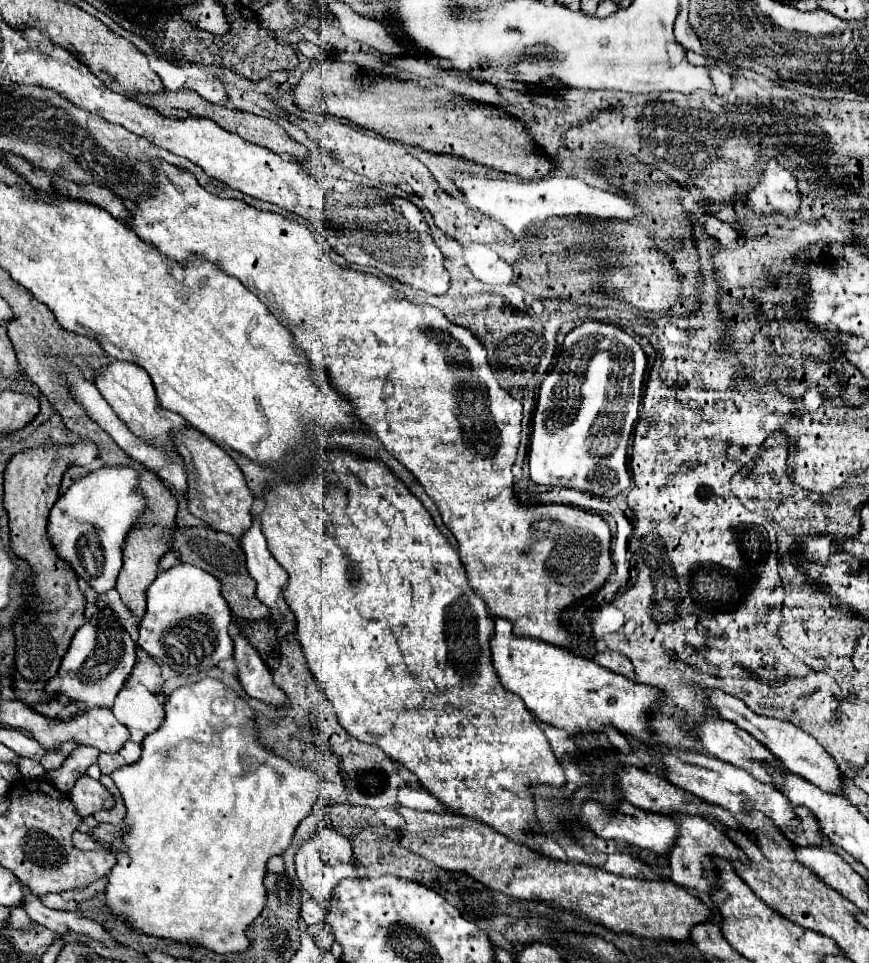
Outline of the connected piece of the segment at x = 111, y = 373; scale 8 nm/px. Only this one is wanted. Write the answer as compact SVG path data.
M113 360L107 368L101 368L95 386L101 396L113 406L115 414L119 414L119 418L123 418L123 422L127 422L127 426L131 426L131 430L139 434L139 438L151 438L151 442L159 442L159 446L171 446L171 450L177 450L175 442L171 442L171 430L185 430L189 426L187 422L183 422L183 418L179 418L179 414L159 406L153 382L145 370L131 362Z

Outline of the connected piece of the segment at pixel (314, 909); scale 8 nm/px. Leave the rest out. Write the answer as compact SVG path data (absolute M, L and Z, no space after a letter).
M313 898L303 902L303 906L301 906L301 918L305 920L305 924L319 924L319 922L323 922L323 914L325 914L323 906L319 902L315 902Z

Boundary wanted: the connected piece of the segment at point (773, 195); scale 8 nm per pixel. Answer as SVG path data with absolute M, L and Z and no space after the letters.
M771 158L761 174L761 180L747 188L747 198L743 204L759 218L775 212L795 218L801 206L801 192L793 172L779 166L777 158Z

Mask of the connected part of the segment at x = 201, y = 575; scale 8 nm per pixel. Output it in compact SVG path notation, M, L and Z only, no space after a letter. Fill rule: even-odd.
M177 564L161 572L147 590L147 612L139 622L137 644L155 660L181 676L195 676L233 654L227 634L231 624L229 606L215 576L191 564Z

